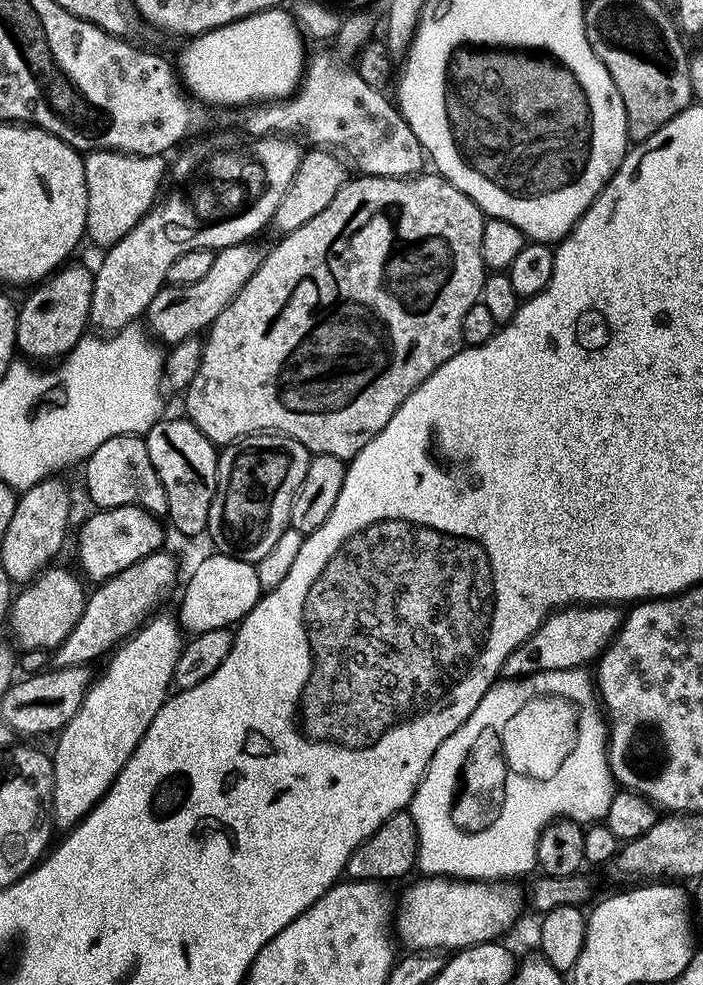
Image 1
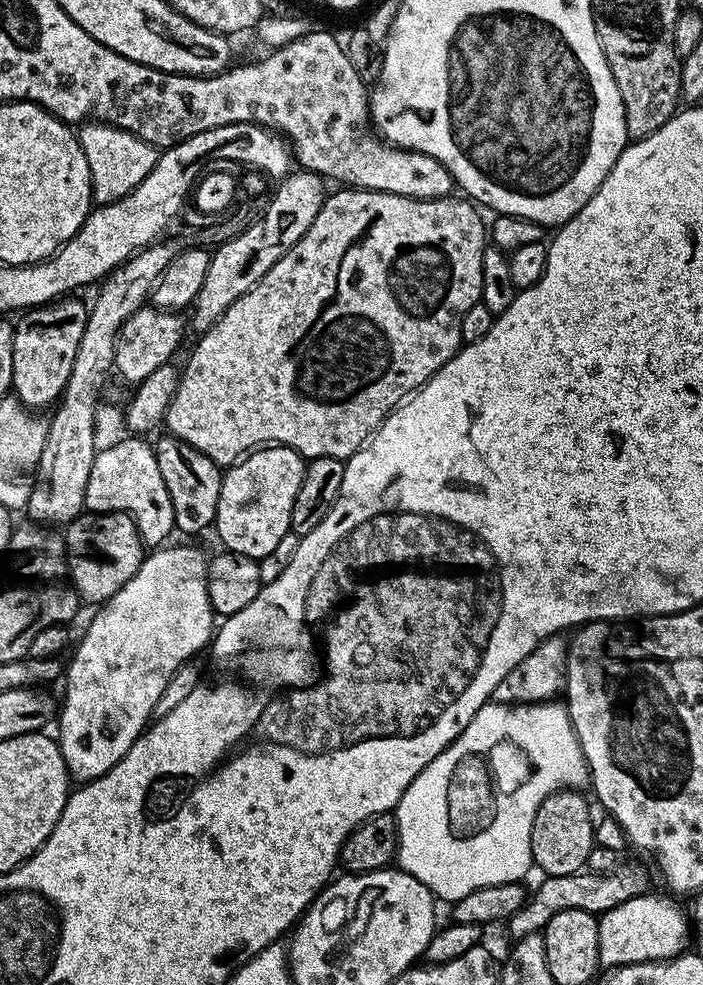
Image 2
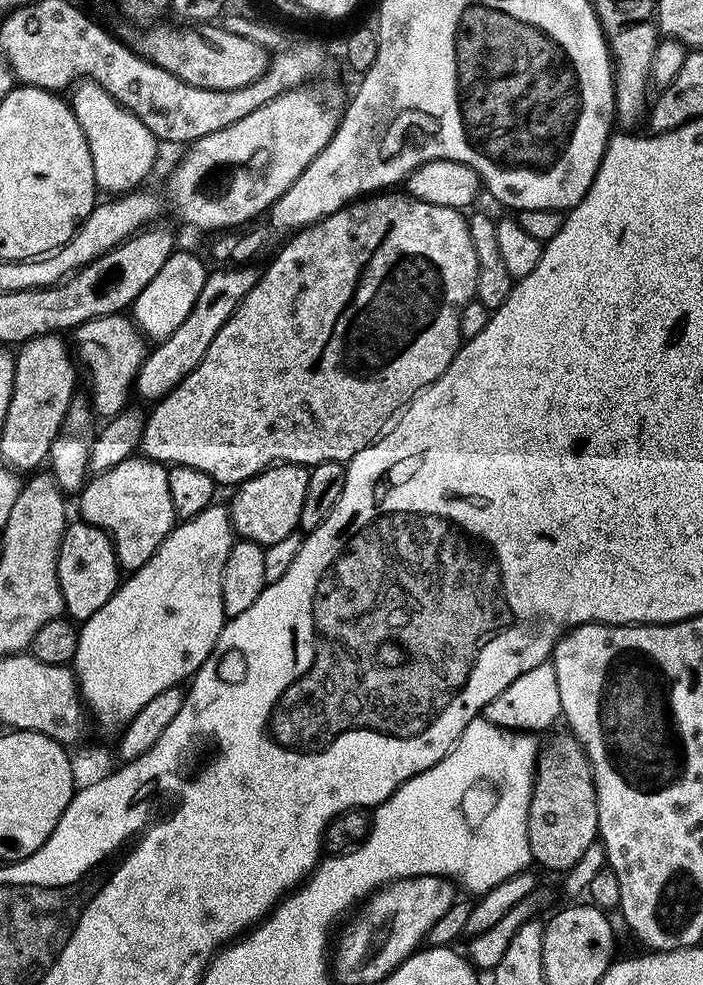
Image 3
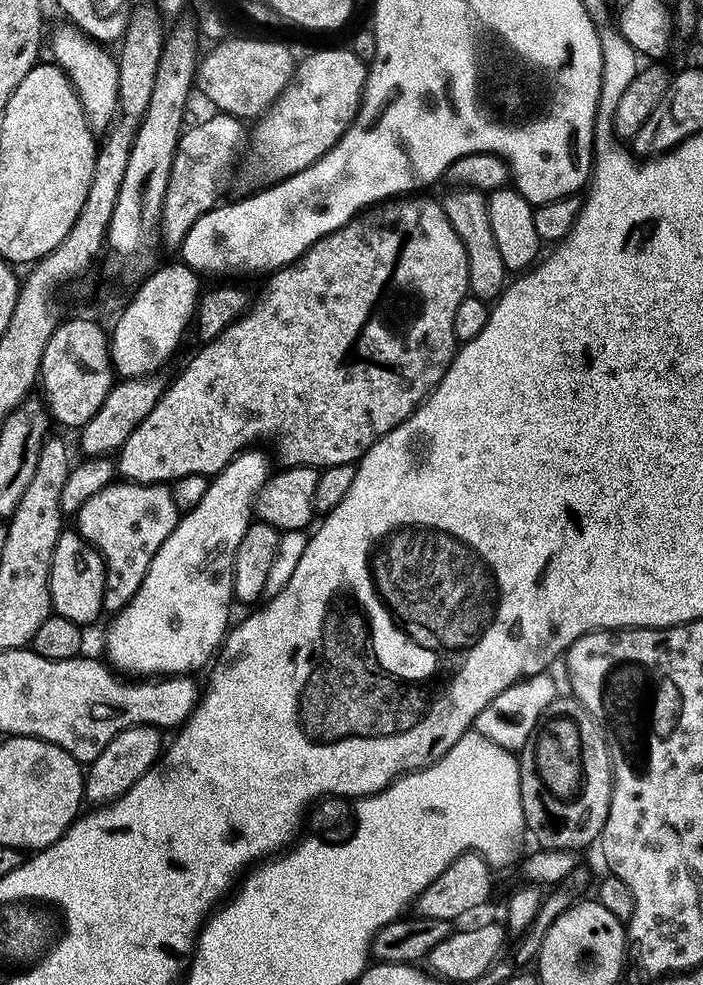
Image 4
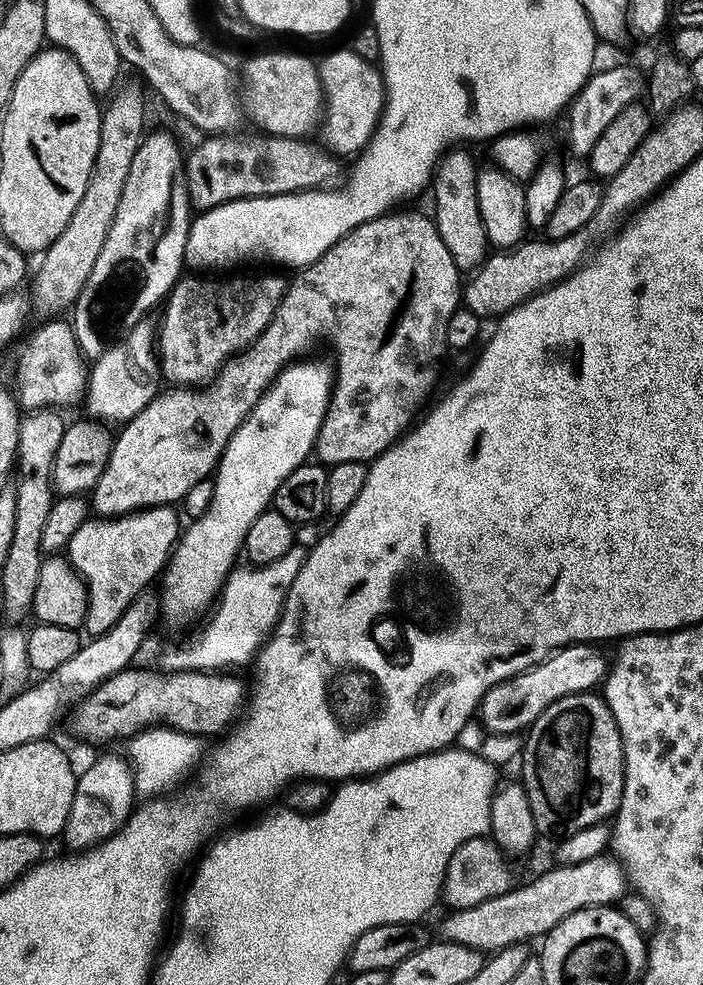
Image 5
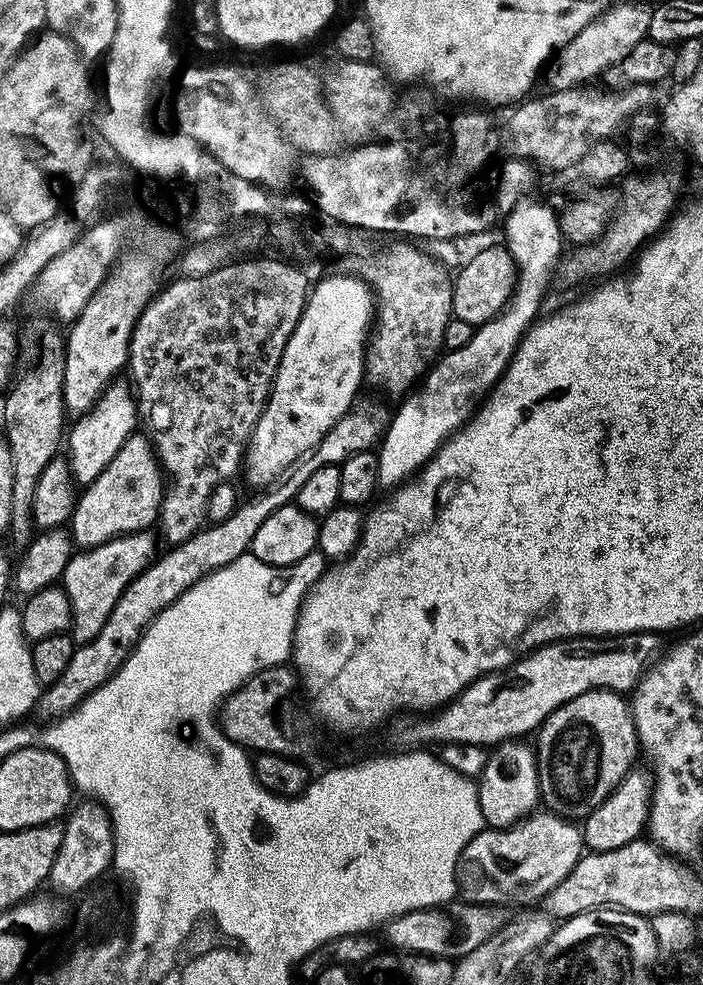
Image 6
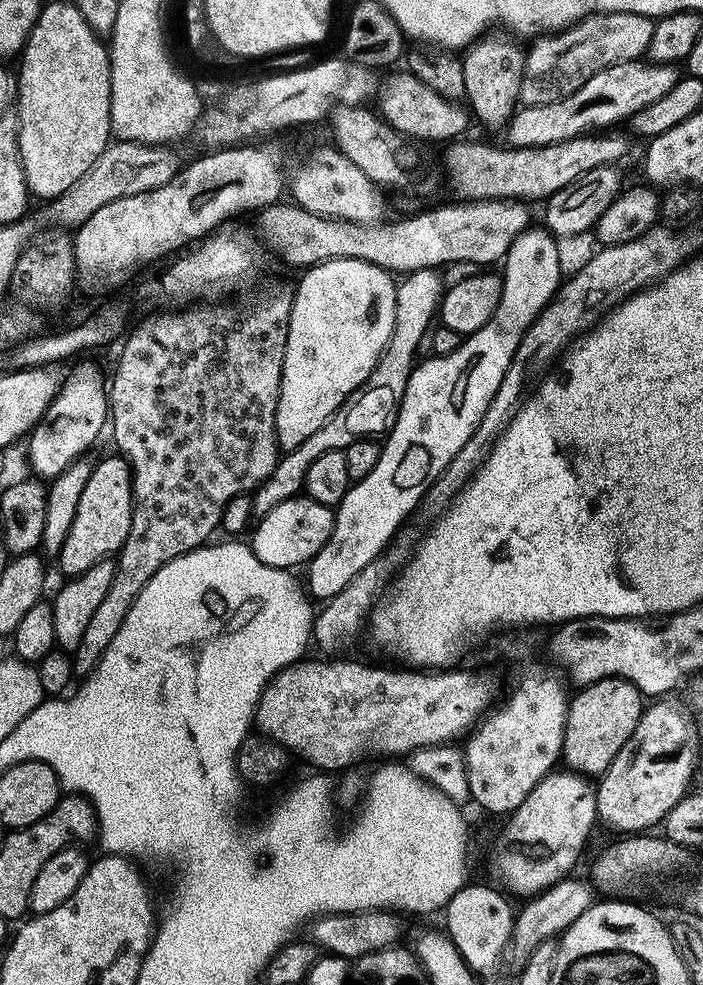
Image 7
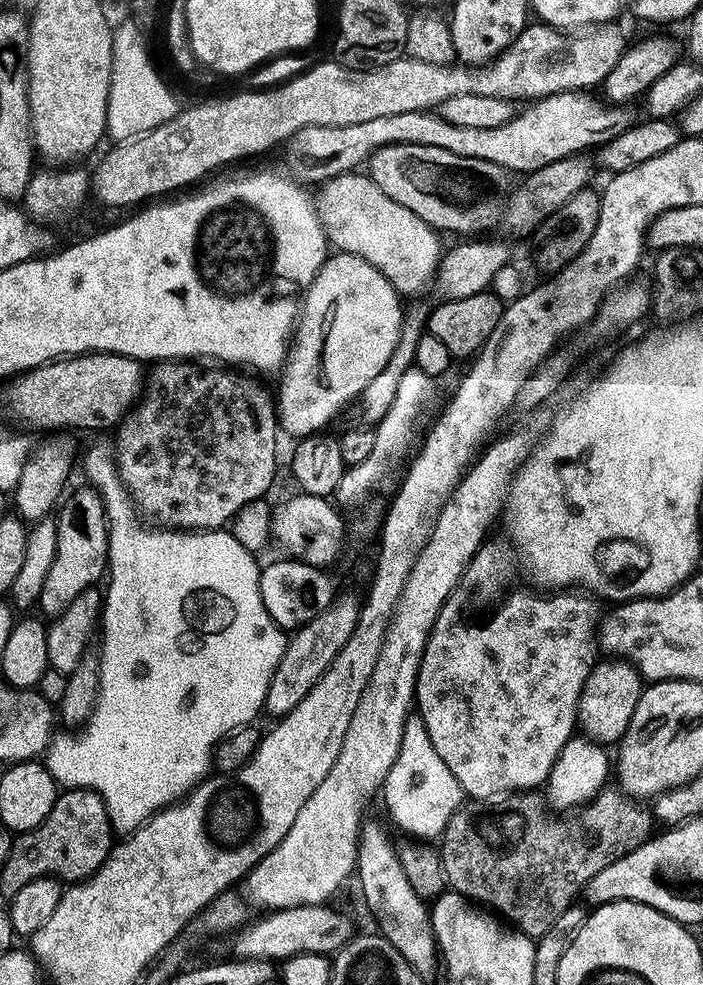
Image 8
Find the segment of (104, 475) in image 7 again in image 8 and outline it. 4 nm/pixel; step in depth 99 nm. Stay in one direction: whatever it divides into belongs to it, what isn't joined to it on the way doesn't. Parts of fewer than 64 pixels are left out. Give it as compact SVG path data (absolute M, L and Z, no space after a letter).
M83 486L72 497L59 505L55 517L57 526L57 553L54 554L53 566L43 583L38 601L38 608L48 618L55 618L78 598L86 589L99 585L106 576L108 563L108 514L104 510L104 499L95 487Z

